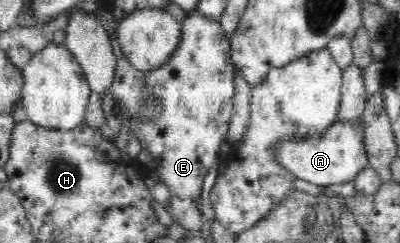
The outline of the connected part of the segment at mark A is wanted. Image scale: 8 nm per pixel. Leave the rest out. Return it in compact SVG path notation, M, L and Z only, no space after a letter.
M359 118L345 123L336 121L317 137L281 140L272 147L272 155L294 177L320 186L347 183L354 180L364 167L369 166L368 155L365 153L364 127Z

